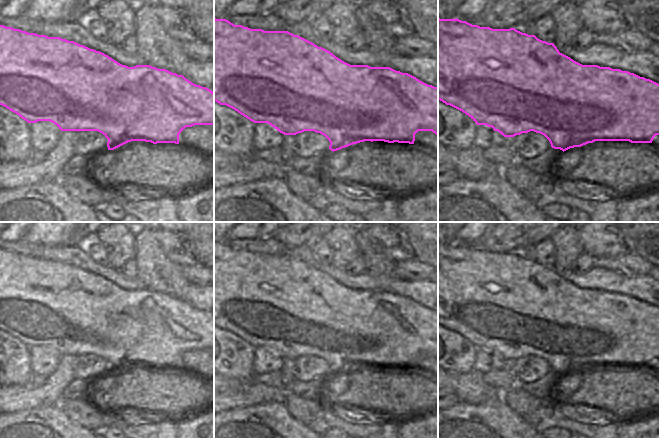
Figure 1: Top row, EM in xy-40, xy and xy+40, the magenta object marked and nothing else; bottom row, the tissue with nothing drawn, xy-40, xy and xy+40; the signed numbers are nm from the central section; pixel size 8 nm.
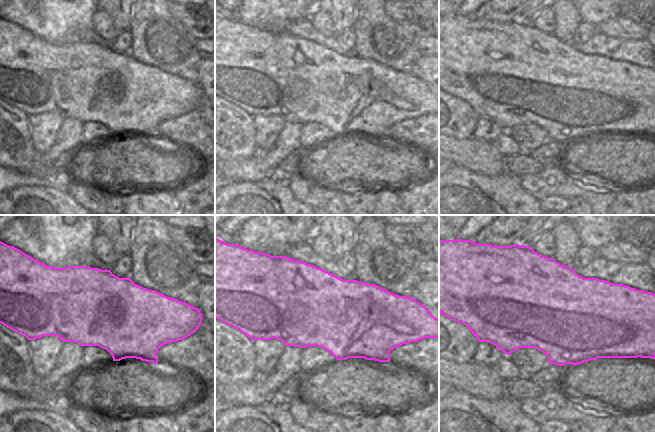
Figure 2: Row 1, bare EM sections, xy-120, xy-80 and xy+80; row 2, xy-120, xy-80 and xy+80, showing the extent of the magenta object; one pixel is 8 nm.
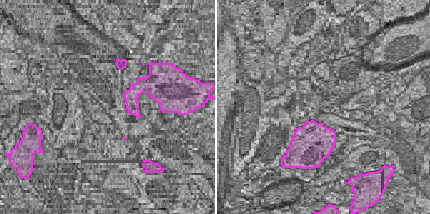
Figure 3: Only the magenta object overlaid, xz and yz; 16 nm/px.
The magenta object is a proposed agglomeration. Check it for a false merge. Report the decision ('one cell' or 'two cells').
one cell

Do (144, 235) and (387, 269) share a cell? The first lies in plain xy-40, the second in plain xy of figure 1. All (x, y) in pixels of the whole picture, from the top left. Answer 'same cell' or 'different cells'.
same cell

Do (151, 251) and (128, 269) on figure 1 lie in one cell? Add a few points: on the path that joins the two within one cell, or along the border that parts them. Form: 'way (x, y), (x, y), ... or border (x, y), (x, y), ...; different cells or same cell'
border (133, 258), (136, 264), (137, 276); different cells

